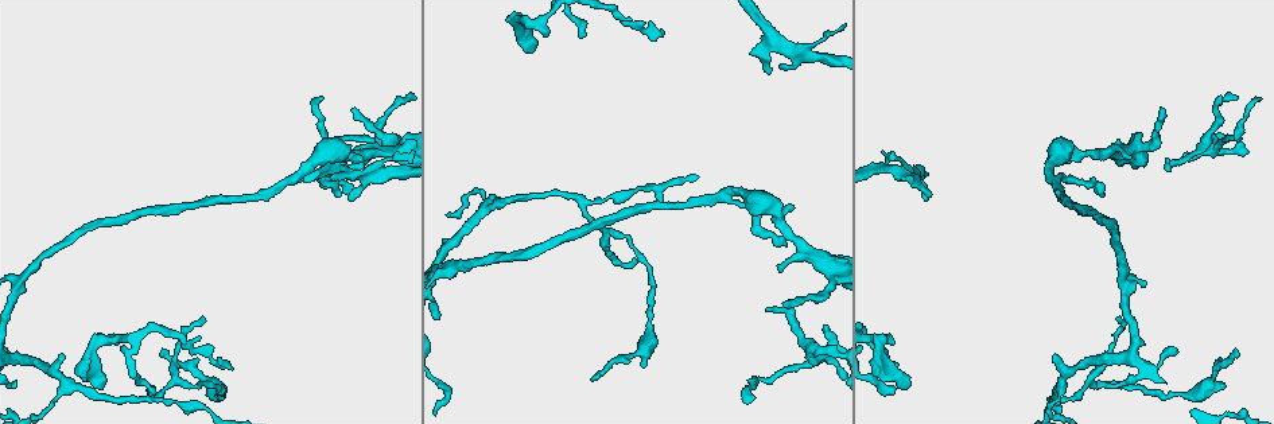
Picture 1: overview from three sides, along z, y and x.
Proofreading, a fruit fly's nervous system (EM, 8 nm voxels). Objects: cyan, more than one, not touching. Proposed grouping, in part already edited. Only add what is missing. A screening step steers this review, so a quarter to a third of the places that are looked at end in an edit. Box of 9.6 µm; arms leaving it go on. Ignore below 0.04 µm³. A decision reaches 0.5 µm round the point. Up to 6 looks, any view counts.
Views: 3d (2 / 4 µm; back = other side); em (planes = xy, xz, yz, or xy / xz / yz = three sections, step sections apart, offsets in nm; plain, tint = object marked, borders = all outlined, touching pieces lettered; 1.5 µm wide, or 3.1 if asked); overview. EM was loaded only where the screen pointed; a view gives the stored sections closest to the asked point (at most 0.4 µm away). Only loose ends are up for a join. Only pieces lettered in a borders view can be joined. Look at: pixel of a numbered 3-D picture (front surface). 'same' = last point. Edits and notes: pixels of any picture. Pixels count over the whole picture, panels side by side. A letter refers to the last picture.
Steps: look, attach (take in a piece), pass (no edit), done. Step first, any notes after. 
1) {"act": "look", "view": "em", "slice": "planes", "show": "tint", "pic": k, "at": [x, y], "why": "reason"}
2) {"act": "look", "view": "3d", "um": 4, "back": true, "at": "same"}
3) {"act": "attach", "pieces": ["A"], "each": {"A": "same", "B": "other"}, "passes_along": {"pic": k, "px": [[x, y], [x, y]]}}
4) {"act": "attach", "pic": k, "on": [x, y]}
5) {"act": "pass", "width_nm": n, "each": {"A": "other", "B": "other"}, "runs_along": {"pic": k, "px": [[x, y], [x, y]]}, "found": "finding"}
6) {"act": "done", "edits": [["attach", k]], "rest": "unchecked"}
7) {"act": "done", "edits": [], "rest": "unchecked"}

{"act": "look", "view": "em", "slice": "yz", "step": 4, "show": "tint", "pic": 1, "at": [1260, 101], "why": "thin end"}

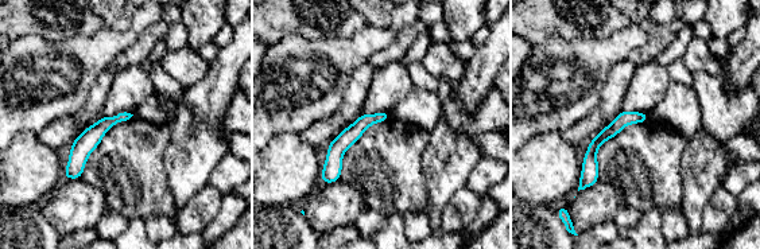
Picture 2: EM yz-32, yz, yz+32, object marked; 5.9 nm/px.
{"act": "look", "view": "em", "slice": "yz", "step": 4, "show": "borders", "at": "same"}

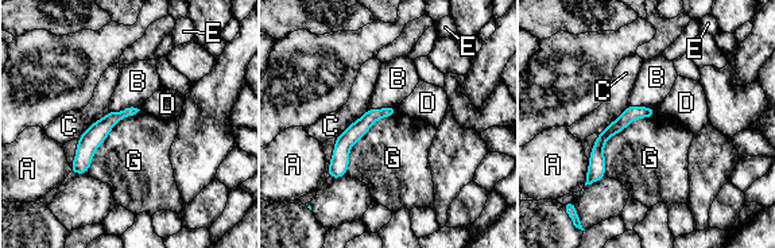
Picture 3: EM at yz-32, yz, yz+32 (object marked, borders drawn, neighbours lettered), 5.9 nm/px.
{"act": "pass", "width_nm": 90, "each": {"A": "other", "B": "other", "C": "other", "D": "other", "E": "other", "G": "other"}, "runs_along": {"pic": 3, "px": [[653, 112], [630, 113], [600, 142], [592, 179]]}, "found": "no lettered piece goes on from it"}

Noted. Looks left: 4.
{"act": "look", "view": "em", "slice": "planes", "show": "plain", "pic": 1, "at": [1103, 197], "why": "tapers out"}

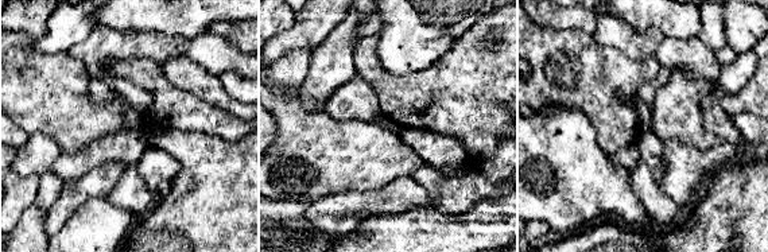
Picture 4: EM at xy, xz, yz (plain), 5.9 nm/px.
{"act": "look", "view": "em", "slice": "planes", "show": "borders", "at": "same"}

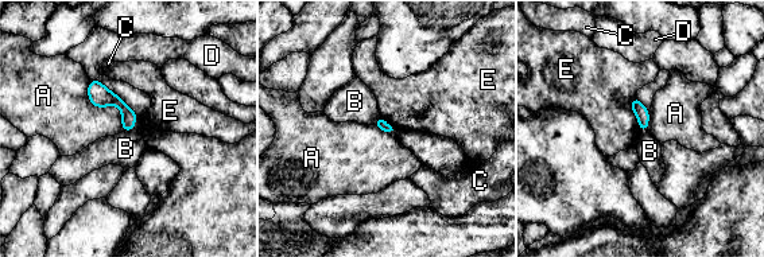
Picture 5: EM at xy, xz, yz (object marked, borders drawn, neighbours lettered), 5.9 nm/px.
{"act": "pass", "each": {"A": "other", "B": "other", "C": "other", "D": "other", "E": "other"}, "border": {"pic": 5, "px": [[90, 80], [124, 131]]}, "found": "no lettered piece goes on from it"}

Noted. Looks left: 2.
{"act": "look", "view": "em", "slice": "planes", "show": "tint", "pic": 1, "at": [659, 30], "why": "an open end"}

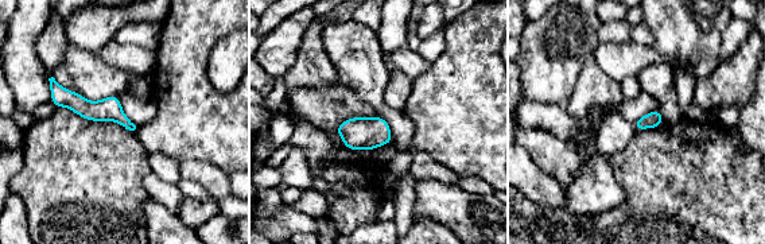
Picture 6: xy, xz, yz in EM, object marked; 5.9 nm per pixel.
{"act": "look", "view": "em", "slice": "planes", "show": "borders", "at": "same"}

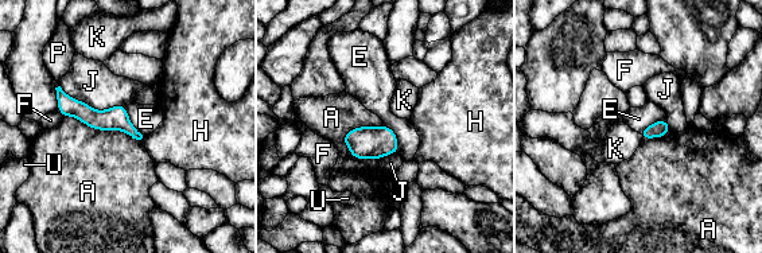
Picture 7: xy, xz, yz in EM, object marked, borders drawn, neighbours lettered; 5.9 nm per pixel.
{"act": "pass", "each": {"A": "other", "E": "other", "F": "other", "H": "other", "J": "other", "K": "other", "P": "other", "U": "other"}, "found": "no lettered piece goes on from it"}

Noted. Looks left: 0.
{"act": "done", "edits": [], "rest": "unchecked"}

